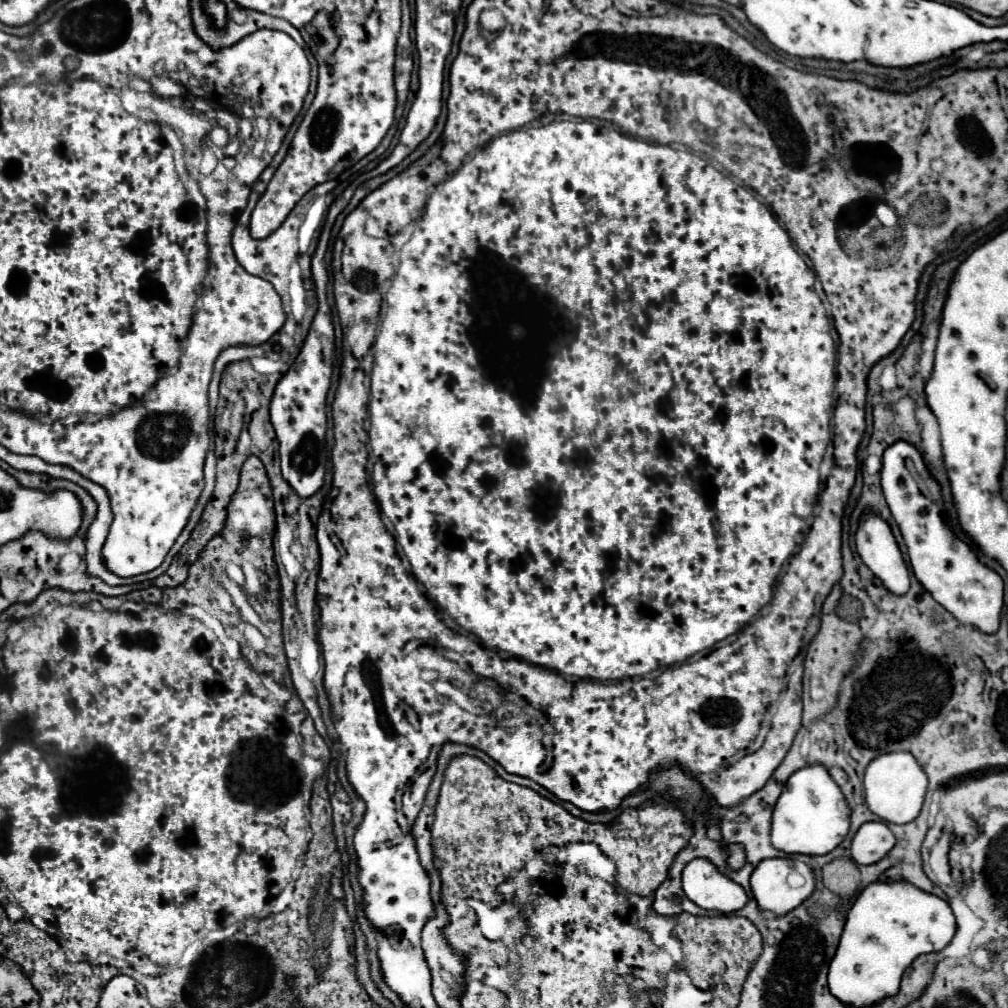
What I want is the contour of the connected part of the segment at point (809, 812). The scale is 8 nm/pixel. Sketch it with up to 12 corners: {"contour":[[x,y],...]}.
{"contour":[[823,765],[795,771],[773,809],[773,847],[831,853],[851,809]]}

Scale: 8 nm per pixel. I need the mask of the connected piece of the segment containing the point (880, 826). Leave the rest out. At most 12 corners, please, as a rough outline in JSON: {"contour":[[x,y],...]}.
{"contour":[[883,821],[863,823],[851,857],[859,865],[881,861],[895,845]]}

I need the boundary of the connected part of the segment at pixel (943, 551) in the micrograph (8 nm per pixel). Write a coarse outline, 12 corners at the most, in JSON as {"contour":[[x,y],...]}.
{"contour":[[909,441],[881,485],[921,585],[963,625],[997,633],[1005,585],[941,517]]}

